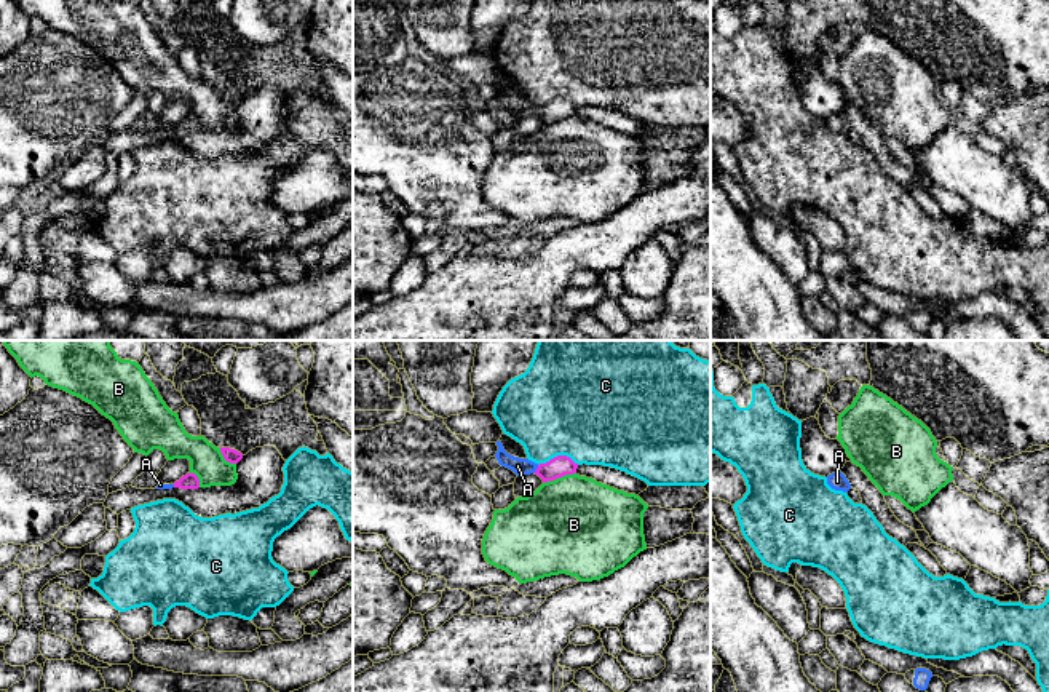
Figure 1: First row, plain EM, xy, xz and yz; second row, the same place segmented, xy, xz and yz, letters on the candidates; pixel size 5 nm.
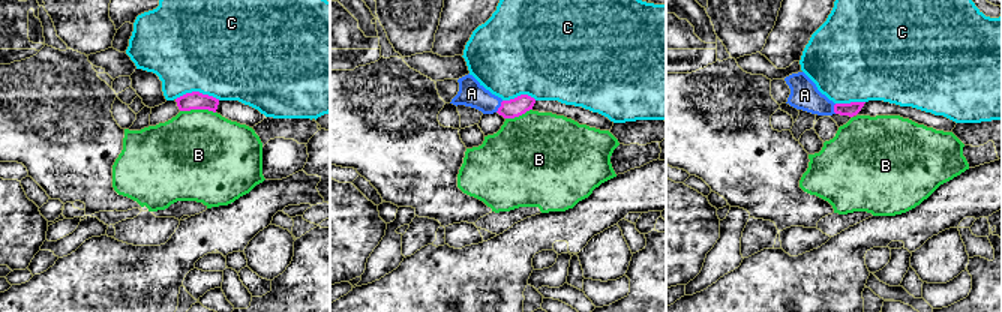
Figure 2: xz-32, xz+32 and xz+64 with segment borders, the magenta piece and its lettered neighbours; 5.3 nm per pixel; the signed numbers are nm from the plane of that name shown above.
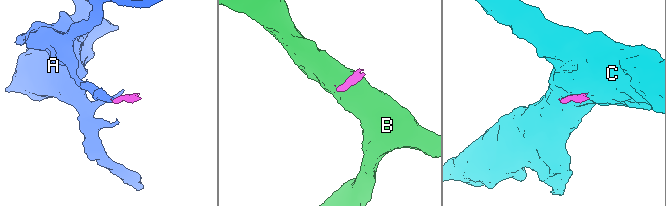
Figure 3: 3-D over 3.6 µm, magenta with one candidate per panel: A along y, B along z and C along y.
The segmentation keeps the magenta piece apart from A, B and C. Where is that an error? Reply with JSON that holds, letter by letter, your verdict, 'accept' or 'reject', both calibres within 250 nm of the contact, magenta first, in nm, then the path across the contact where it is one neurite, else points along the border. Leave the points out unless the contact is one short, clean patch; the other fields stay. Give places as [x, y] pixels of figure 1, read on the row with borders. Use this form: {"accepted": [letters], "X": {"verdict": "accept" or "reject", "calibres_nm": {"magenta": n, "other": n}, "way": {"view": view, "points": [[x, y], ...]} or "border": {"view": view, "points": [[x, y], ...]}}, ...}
{"accepted": ["A"], "A": {"verdict": "accept", "calibres_nm": {"magenta": 110, "other": 80}, "way": {"view": "xz", "points": [[561, 465], [537, 469], [518, 465]]}}, "B": {"verdict": "reject", "calibres_nm": {"magenta": 110, "other": 480}, "border": {"view": "xz", "points": [[575, 472], [543, 483]]}}, "C": {"verdict": "reject", "calibres_nm": {"magenta": 110, "other": 500}, "border": {"view": "xz", "points": [[578, 464], [566, 456], [554, 456], [538, 465]]}}}

